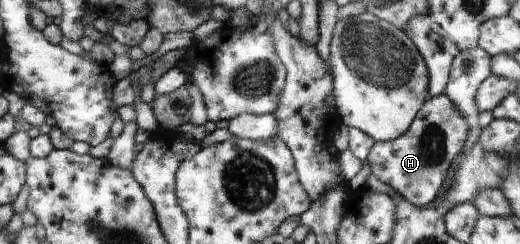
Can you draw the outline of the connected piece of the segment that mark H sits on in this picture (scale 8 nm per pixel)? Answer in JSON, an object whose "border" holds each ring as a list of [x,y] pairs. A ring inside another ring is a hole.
{"border":[[[445,92],[428,97],[402,136],[374,143],[367,158],[371,174],[392,186],[402,199],[415,207],[426,206],[440,195],[453,160],[463,152],[468,133],[467,120]]]}

